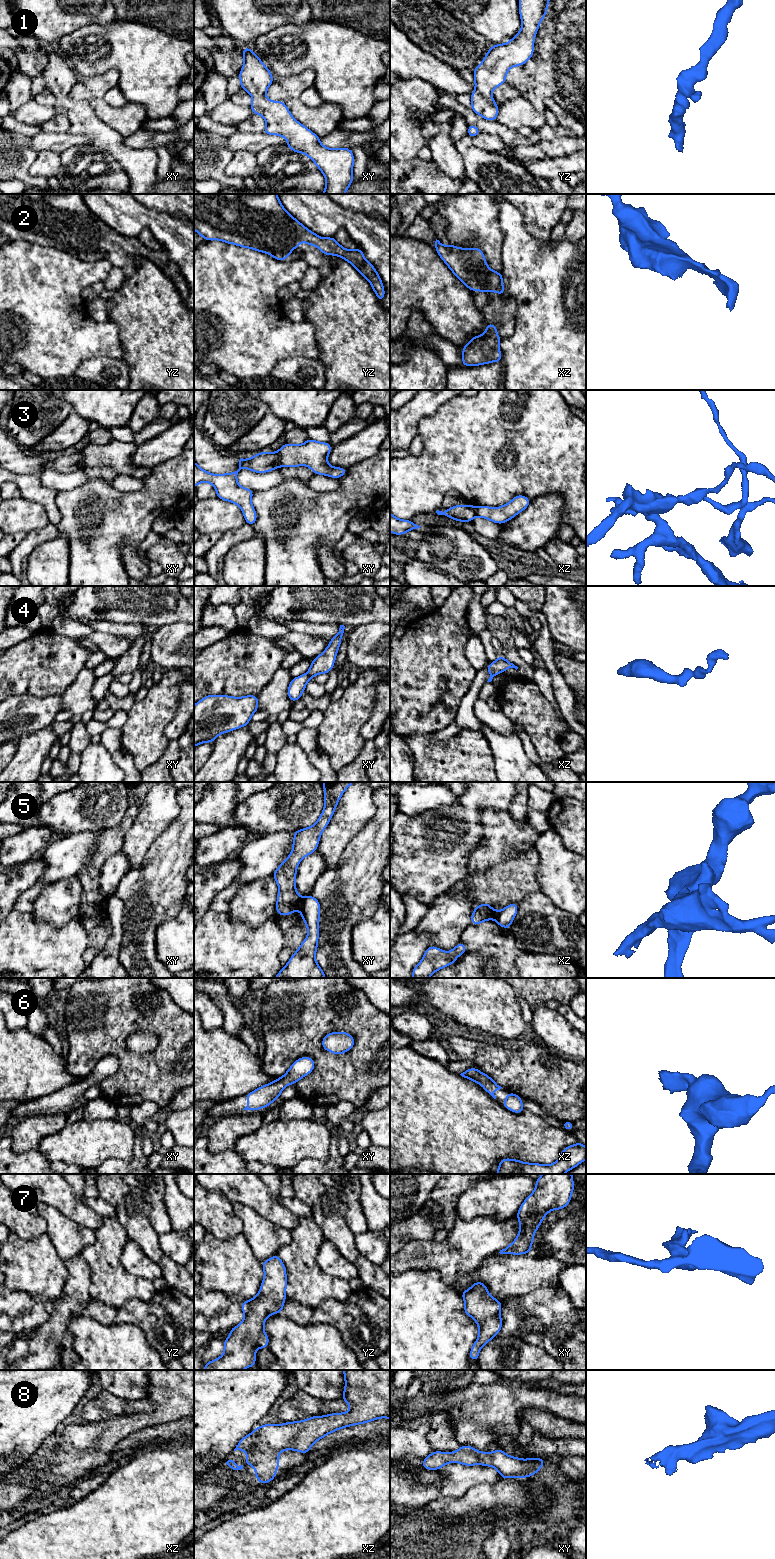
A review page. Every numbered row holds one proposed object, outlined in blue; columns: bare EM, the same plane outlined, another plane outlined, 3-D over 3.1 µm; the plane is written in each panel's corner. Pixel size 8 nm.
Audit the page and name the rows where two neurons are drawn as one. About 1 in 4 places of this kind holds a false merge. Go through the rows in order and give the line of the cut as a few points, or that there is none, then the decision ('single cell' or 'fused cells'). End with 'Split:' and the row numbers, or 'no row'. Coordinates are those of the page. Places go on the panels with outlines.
1: cut none; single cell
2: cut none; single cell
3: cut xy (277, 452), (279, 465); fused cells
4: cut none; single cell
5: cut xy (303, 898), (298, 907); fused cells
6: cut none; single cell
7: cut none; single cell
8: cut none; single cell
Split: 3, 5

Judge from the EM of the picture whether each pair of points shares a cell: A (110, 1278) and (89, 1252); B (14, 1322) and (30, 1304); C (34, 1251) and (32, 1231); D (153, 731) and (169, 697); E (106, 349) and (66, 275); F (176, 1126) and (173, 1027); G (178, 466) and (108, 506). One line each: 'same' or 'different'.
A: same
B: same
C: different
D: same
E: same
F: different
G: same

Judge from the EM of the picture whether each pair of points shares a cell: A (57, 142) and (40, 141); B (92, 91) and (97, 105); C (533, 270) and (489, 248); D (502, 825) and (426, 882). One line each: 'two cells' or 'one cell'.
A: one cell
B: two cells
C: two cells
D: two cells

